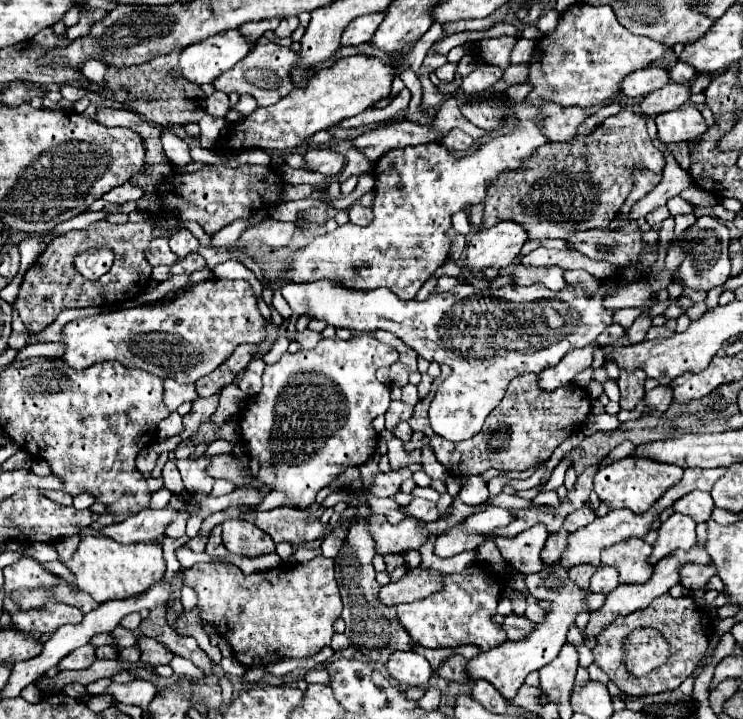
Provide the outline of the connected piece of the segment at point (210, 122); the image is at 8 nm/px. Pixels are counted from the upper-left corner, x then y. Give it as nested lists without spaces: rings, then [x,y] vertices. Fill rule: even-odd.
[[[205,113],[203,119],[199,121],[199,127],[201,127],[201,147],[211,149],[211,141],[215,141],[215,137],[219,137],[223,129],[227,129],[227,119],[217,119]]]

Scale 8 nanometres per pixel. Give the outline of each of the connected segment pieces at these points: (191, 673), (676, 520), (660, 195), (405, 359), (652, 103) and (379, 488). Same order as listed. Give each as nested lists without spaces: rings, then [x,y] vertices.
[[[175,655],[169,665],[177,674],[187,675],[192,679],[204,678],[204,673],[192,661],[181,656]]]
[[[673,513],[661,527],[657,543],[653,545],[651,563],[657,563],[659,559],[671,555],[675,549],[691,549],[695,539],[695,521],[683,513]]]
[[[655,139],[653,145],[665,155],[665,161],[667,161],[665,171],[663,171],[663,181],[661,181],[661,183],[659,183],[659,185],[657,185],[645,199],[641,199],[641,201],[637,203],[635,211],[631,211],[629,217],[625,217],[625,219],[619,219],[619,217],[617,217],[617,219],[609,225],[611,229],[619,229],[619,227],[623,227],[629,219],[637,219],[637,217],[641,217],[641,215],[647,215],[647,213],[653,211],[655,207],[665,205],[665,201],[667,201],[669,197],[679,195],[683,189],[687,189],[687,187],[691,185],[689,173],[683,171],[683,169],[679,167],[679,163],[677,163],[677,161],[673,159],[673,155],[669,153],[667,145],[661,143],[659,139]]]
[[[375,331],[375,337],[387,345],[393,345],[399,351],[399,359],[391,367],[383,367],[377,371],[379,381],[389,387],[405,387],[409,375],[417,371],[417,353],[411,347],[403,345],[403,341],[399,341],[399,337],[395,337],[393,333]]]
[[[669,81],[665,87],[645,95],[639,101],[639,109],[645,117],[657,117],[659,113],[681,107],[685,101],[689,101],[689,85],[679,85]]]
[[[407,467],[399,469],[399,471],[389,471],[389,473],[377,473],[371,491],[377,497],[395,497],[401,489],[401,483],[411,477],[413,477],[413,473]]]

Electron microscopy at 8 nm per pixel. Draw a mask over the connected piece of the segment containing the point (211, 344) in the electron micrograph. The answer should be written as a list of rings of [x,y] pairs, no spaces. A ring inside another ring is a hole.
[[[209,279],[197,287],[185,291],[181,297],[163,307],[131,307],[121,311],[109,311],[99,315],[89,315],[67,323],[59,335],[59,343],[65,347],[65,353],[59,357],[71,369],[81,371],[95,363],[119,361],[127,367],[137,367],[159,375],[161,379],[171,377],[181,383],[195,383],[199,377],[215,371],[237,345],[241,343],[259,343],[265,337],[263,315],[257,309],[257,299],[247,281],[229,281],[229,279]]]

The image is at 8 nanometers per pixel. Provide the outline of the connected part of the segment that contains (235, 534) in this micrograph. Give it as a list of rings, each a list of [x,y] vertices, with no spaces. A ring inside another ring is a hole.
[[[227,519],[221,523],[223,527],[223,545],[229,553],[257,557],[263,553],[275,551],[275,541],[267,537],[259,527],[243,519]]]

